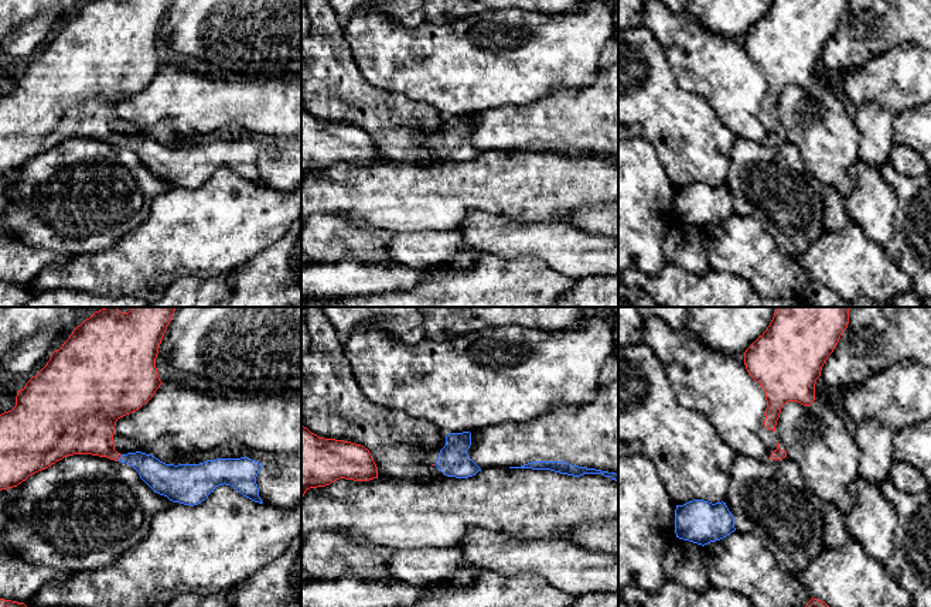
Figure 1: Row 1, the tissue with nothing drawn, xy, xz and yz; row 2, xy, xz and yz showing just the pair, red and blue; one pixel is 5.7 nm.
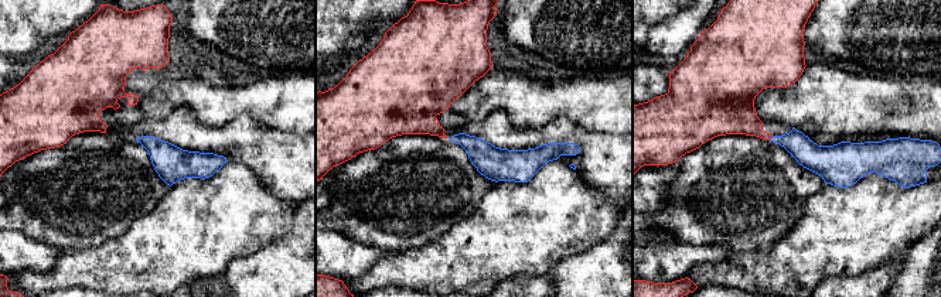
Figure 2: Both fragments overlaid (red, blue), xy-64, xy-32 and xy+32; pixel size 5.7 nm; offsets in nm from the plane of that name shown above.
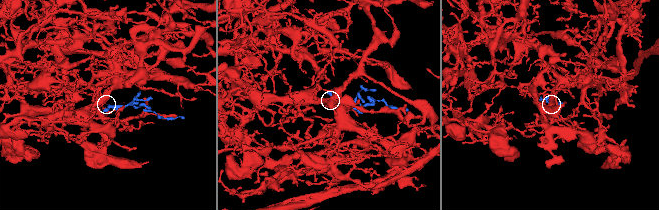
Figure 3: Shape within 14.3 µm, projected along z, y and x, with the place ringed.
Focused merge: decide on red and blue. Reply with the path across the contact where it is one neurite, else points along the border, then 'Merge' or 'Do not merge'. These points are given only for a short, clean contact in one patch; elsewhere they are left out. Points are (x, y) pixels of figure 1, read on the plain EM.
Path across: xy (87, 111), (119, 140), (139, 143), (159, 159). Merge

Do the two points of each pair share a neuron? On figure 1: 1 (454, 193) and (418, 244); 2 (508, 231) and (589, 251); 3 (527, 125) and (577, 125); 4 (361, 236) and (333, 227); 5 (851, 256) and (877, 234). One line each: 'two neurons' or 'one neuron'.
1: two neurons
2: one neuron
3: one neuron
4: one neuron
5: two neurons

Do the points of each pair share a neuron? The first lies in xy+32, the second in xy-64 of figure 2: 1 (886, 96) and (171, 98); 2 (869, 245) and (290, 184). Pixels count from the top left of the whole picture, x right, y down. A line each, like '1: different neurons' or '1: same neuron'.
1: same neuron
2: different neurons

